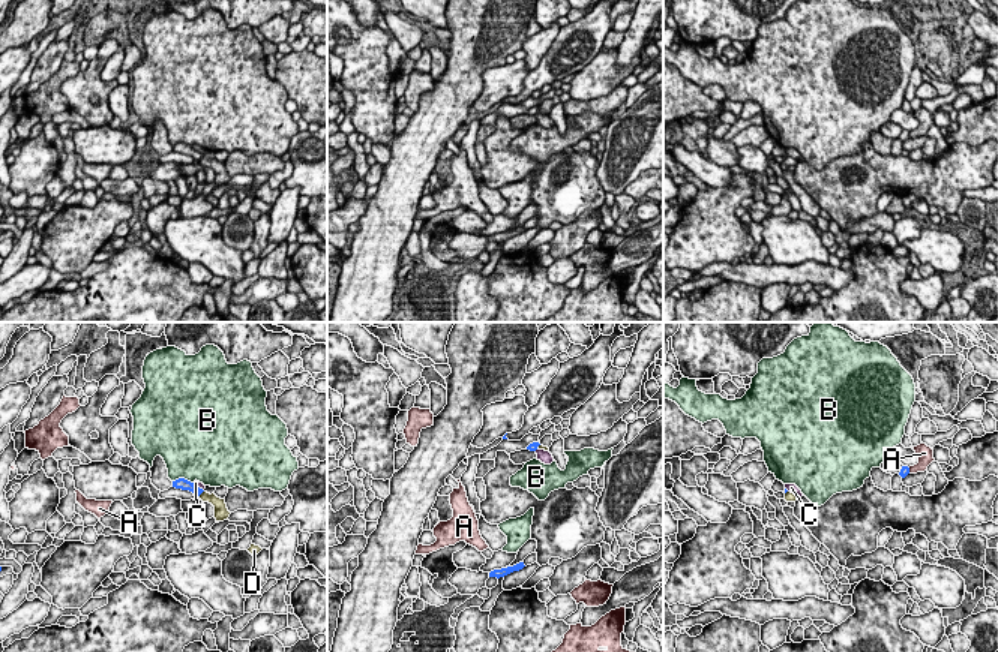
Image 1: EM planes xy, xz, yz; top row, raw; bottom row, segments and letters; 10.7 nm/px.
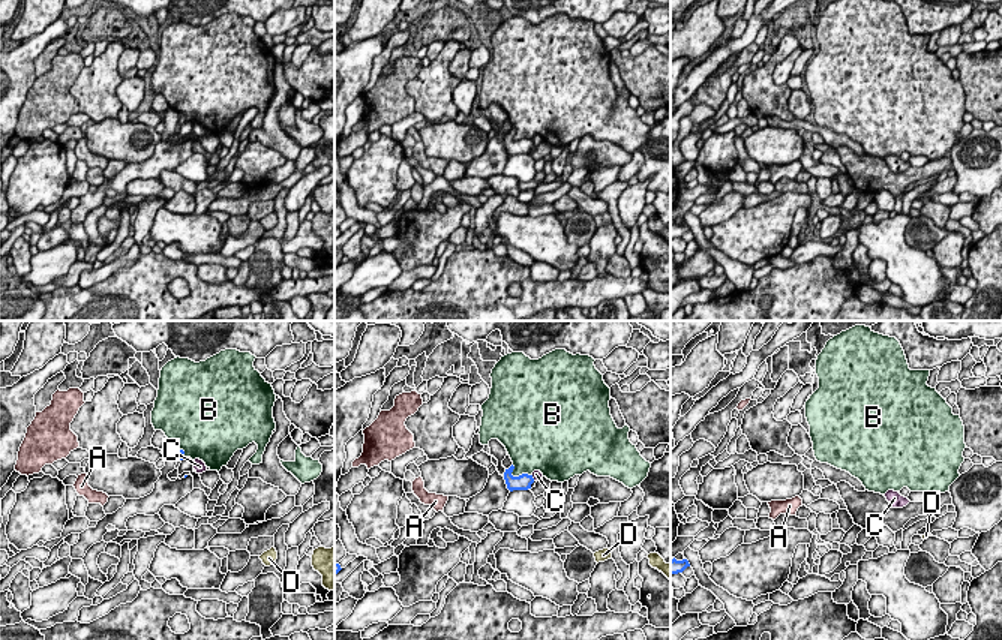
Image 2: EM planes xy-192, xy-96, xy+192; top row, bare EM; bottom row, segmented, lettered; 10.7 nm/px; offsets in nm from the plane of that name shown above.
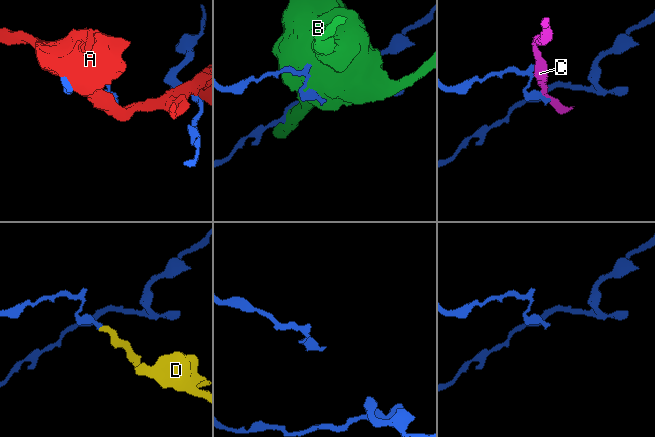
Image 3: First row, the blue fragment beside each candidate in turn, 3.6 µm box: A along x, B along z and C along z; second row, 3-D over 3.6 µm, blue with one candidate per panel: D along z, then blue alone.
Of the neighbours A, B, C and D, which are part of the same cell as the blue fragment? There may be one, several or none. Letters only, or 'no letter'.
no letter

